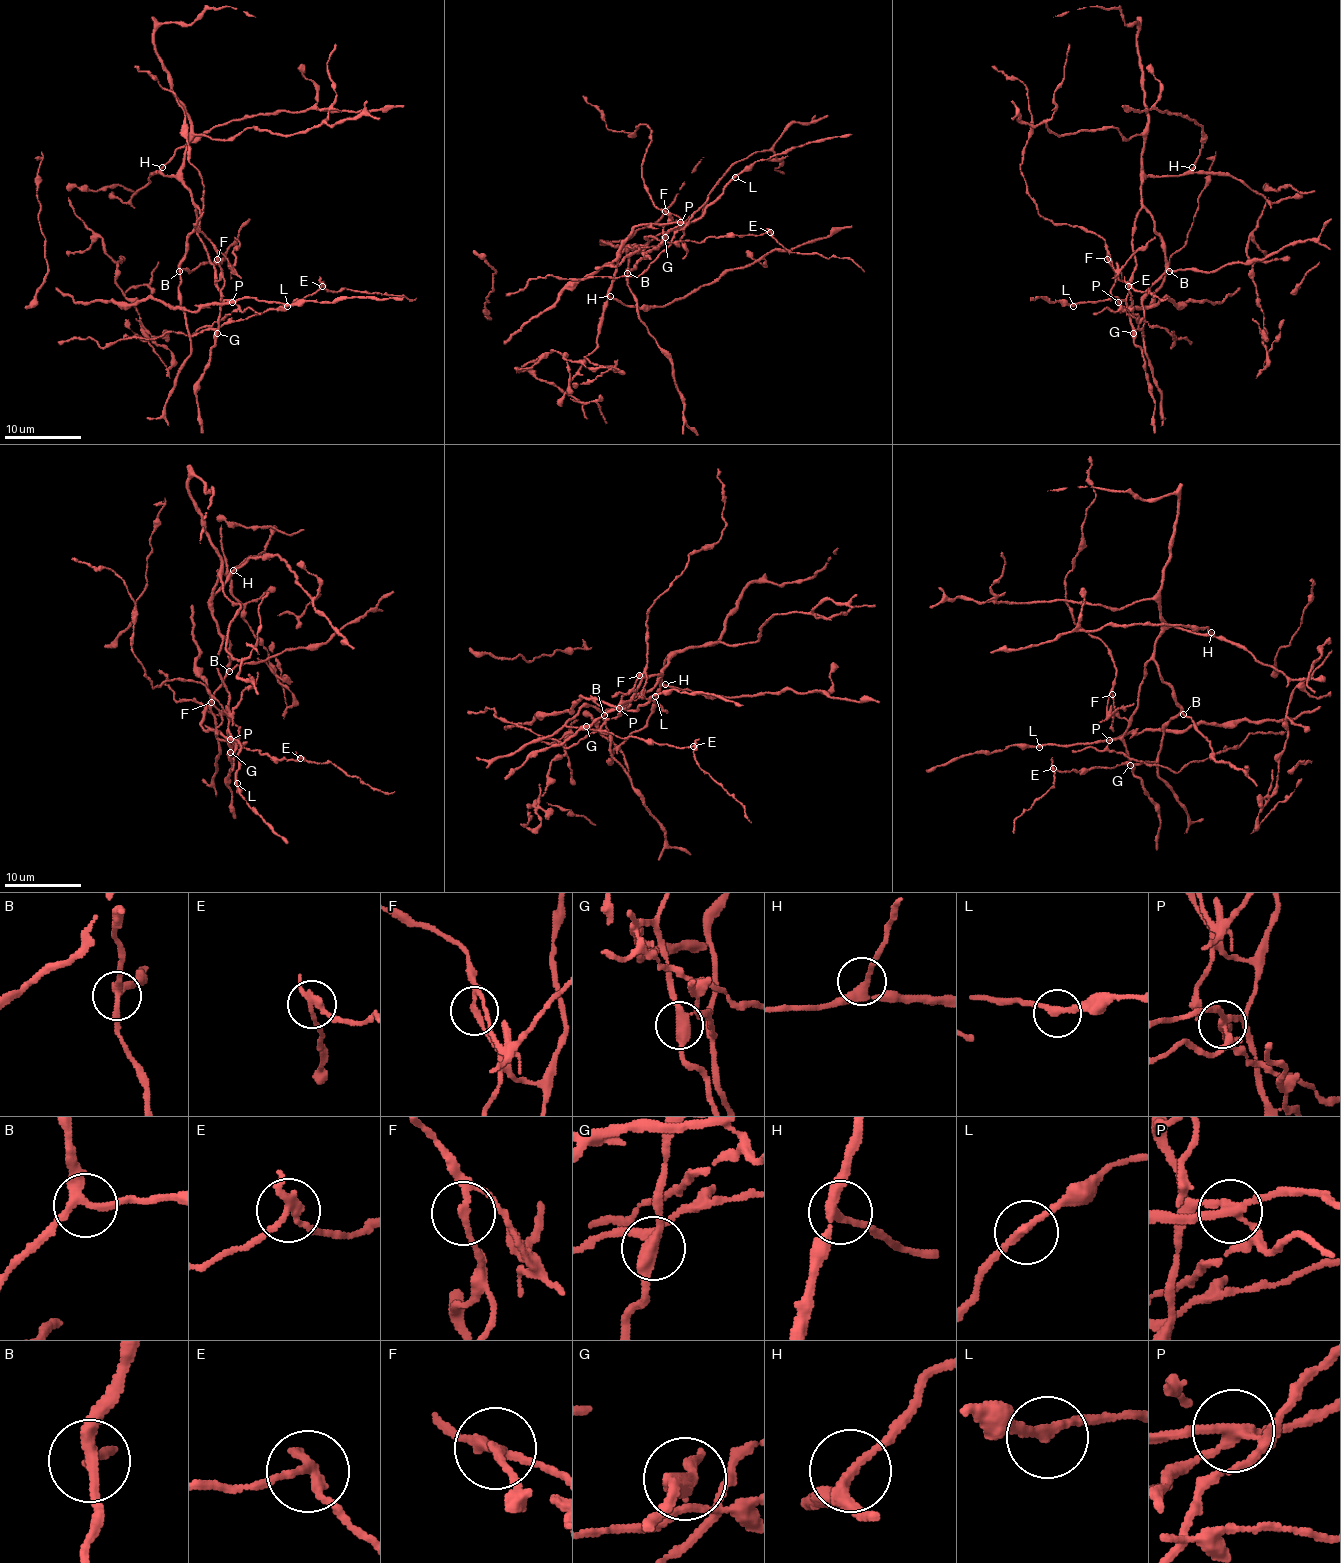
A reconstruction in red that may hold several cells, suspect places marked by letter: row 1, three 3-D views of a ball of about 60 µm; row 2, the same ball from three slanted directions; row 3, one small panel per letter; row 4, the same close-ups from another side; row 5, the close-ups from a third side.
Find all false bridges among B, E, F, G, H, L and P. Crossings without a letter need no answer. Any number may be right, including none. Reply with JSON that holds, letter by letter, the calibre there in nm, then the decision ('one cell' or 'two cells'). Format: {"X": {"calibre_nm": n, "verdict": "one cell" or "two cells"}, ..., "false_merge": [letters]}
{"B": {"calibre_nm": 240, "verdict": "one cell"}, "E": {"calibre_nm": 220, "verdict": "two cells"}, "F": {"calibre_nm": 160, "verdict": "two cells"}, "G": {"calibre_nm": 320, "verdict": "one cell"}, "H": {"calibre_nm": 280, "verdict": "one cell"}, "L": {"calibre_nm": 240, "verdict": "one cell"}, "P": {"calibre_nm": 260, "verdict": "two cells"}, "false_merge": ["E", "F", "P"]}

